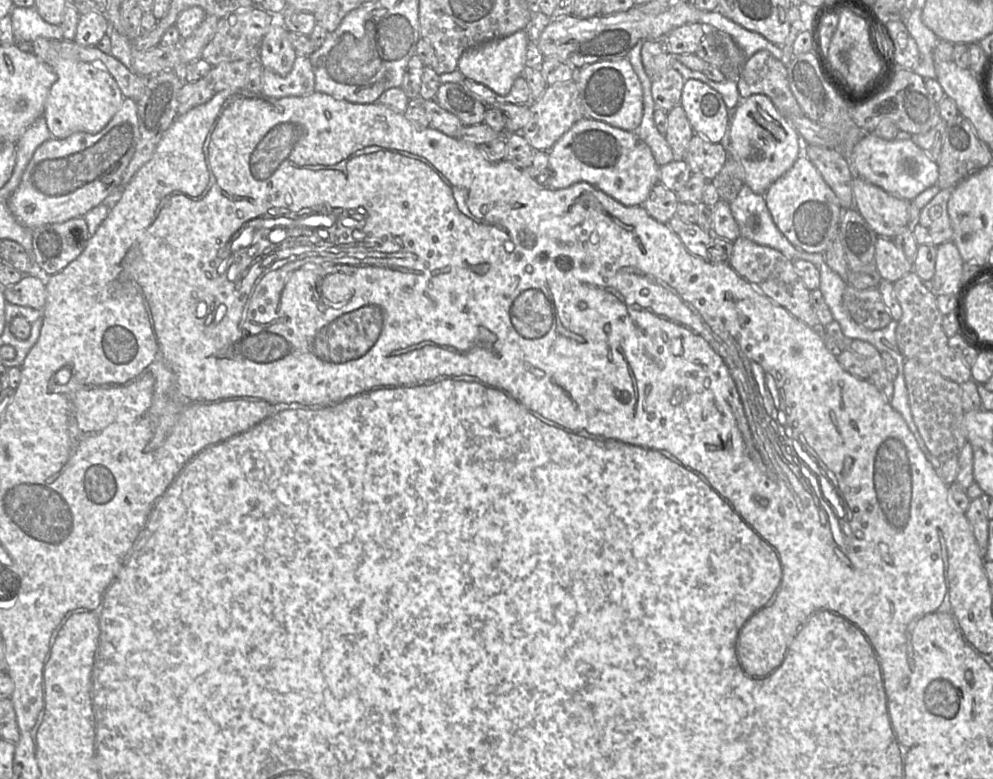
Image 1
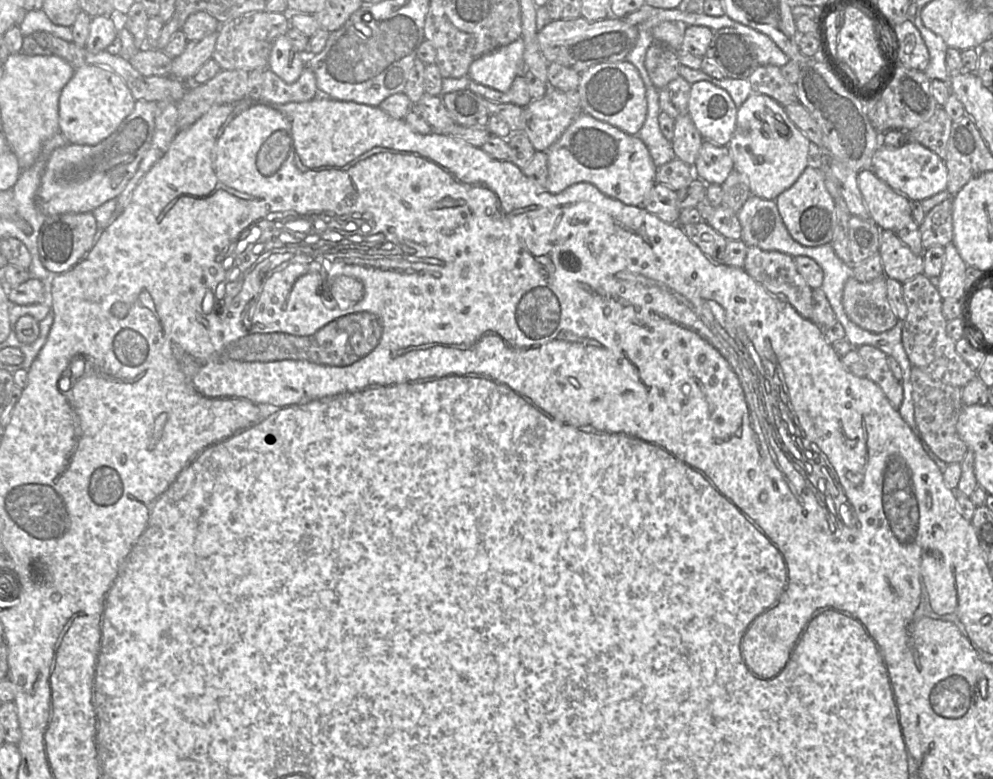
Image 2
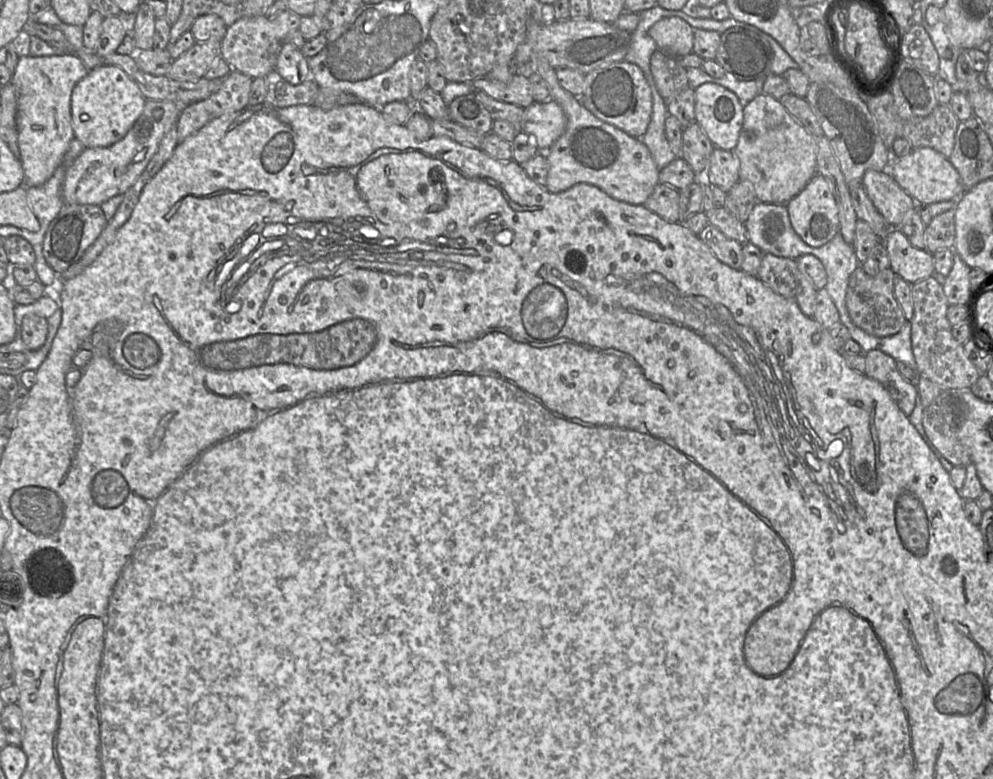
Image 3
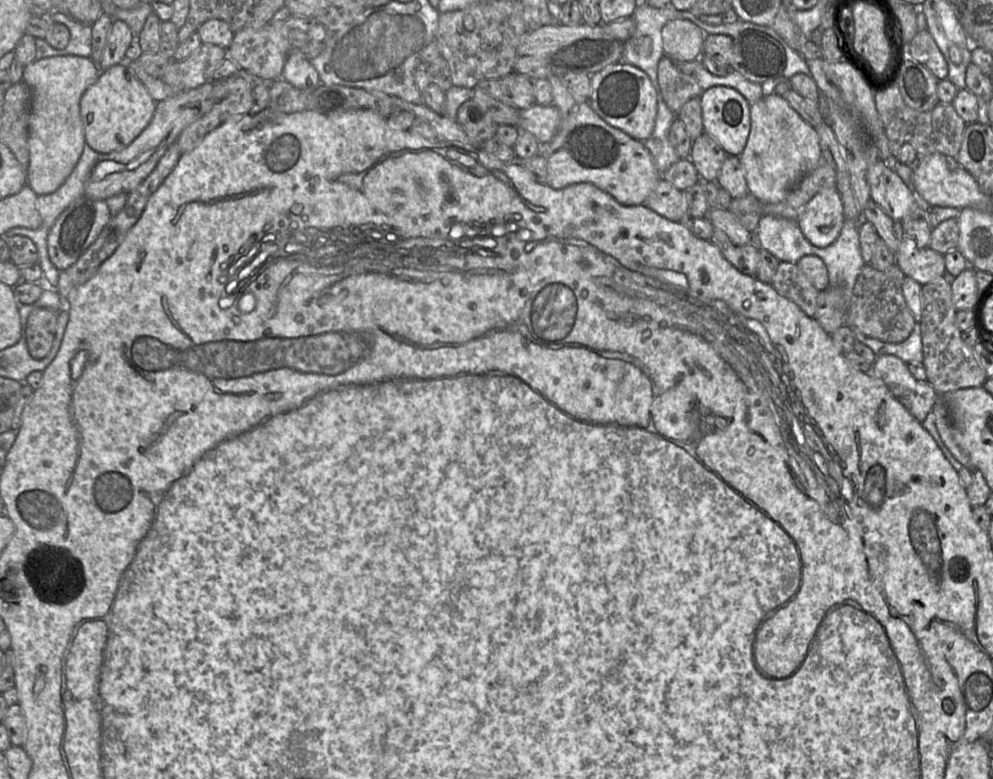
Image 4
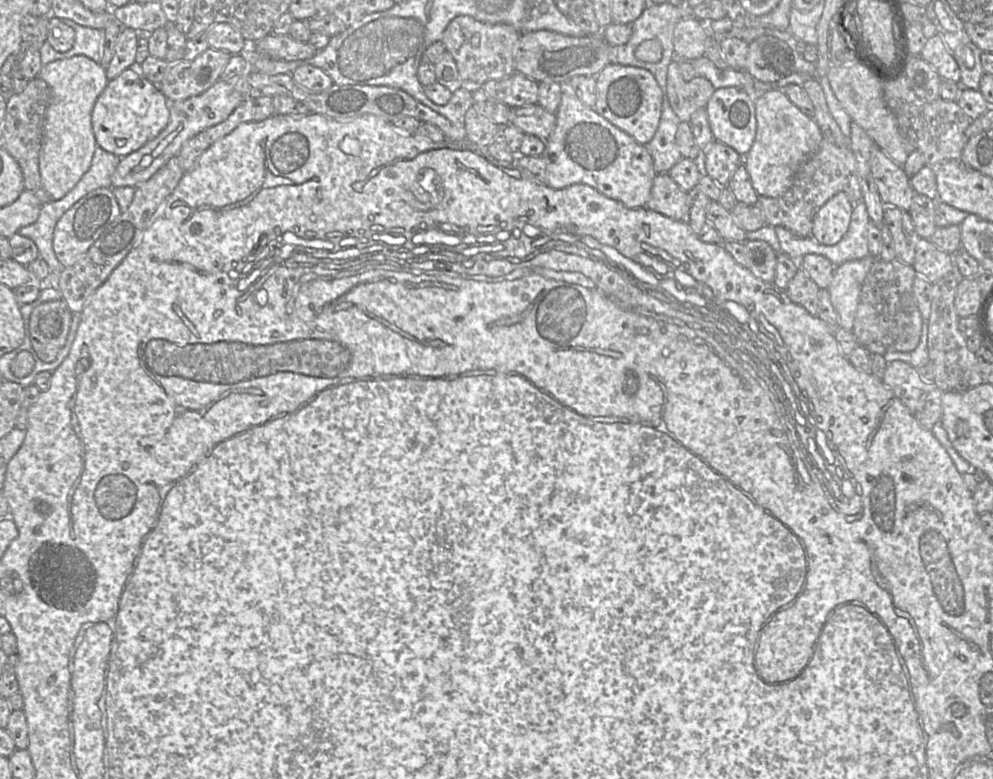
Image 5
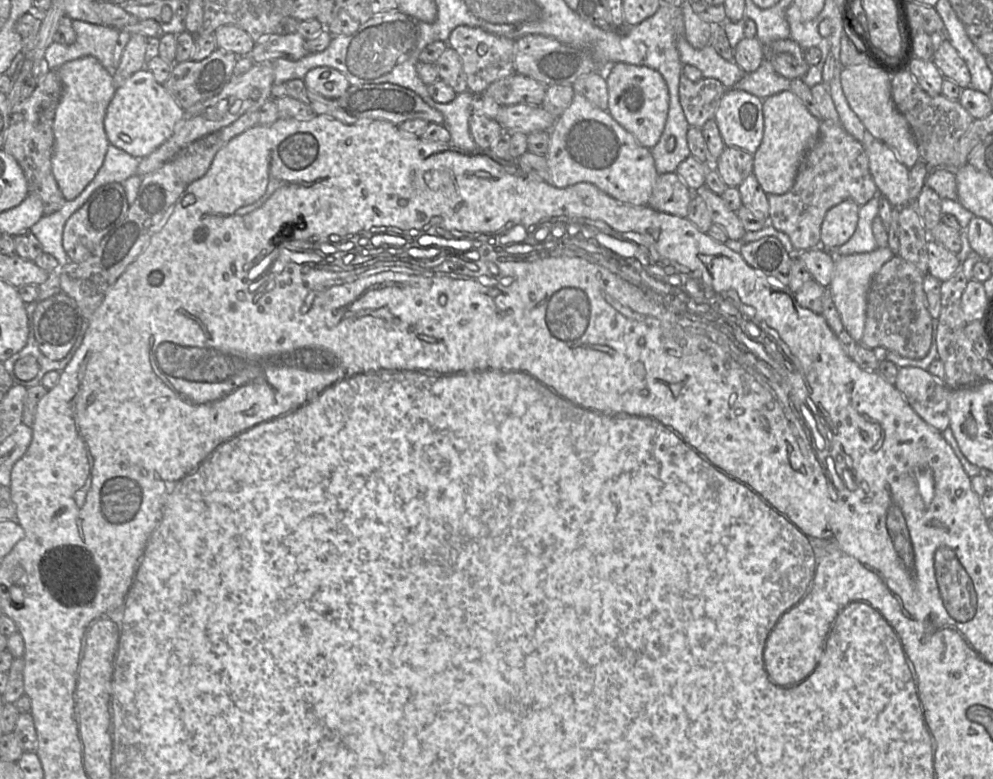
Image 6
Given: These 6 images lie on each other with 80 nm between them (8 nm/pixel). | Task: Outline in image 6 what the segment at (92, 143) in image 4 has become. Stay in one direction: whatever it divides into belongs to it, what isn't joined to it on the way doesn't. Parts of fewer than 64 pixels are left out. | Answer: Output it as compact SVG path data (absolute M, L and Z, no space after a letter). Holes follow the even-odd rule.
M144 68L116 88L106 110L104 129L111 145L142 159L171 137L183 114L184 109L173 99L163 84L159 84L151 71Z

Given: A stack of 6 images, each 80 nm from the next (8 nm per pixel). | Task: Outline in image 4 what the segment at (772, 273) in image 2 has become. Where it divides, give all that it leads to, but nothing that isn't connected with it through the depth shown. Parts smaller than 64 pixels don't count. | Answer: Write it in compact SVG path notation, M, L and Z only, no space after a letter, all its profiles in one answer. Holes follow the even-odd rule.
M780 262L770 284L779 295L795 303L807 316L815 316L819 291L797 263Z

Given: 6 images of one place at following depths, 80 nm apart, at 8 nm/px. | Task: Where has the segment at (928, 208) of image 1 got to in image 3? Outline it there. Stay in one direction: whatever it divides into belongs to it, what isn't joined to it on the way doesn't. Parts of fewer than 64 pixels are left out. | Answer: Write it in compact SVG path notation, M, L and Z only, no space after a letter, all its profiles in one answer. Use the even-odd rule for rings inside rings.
M955 210L935 216L925 228L925 249L930 253L953 249L955 243Z

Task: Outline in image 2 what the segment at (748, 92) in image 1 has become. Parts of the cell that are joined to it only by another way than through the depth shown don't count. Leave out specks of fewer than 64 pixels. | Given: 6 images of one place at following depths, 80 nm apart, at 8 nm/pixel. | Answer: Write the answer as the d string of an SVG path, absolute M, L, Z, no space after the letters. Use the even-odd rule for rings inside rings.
M761 66L751 74L748 80L753 93L767 95L782 106L798 102L795 85L783 77L780 67Z

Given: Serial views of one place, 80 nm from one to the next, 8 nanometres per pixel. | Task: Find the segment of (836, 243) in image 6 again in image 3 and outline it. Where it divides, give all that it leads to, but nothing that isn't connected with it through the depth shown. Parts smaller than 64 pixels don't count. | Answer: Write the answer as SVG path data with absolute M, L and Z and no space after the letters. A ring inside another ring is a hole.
M816 174L805 188L786 204L791 225L799 237L811 247L820 247L839 232L838 208L827 180Z

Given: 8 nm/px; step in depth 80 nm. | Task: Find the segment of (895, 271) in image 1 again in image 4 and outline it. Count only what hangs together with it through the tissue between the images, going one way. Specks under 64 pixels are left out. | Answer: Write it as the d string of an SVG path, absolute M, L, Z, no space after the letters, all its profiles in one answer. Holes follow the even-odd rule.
M905 236L895 253L895 264L922 286L946 274L944 255L930 247L919 248L915 240Z

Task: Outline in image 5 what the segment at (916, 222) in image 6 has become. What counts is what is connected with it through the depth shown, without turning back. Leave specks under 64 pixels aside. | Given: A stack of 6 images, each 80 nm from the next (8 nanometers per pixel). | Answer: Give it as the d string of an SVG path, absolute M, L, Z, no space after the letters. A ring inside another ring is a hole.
M886 207L883 220L891 234L896 259L912 265L915 248L921 238L914 229L909 211L897 207Z

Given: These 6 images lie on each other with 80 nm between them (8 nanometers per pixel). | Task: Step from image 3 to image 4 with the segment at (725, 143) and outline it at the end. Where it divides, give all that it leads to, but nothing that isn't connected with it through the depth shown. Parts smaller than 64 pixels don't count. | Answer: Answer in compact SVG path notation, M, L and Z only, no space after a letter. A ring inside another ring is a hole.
M713 86L704 90L700 97L704 132L716 140L728 155L740 156L751 128L751 104L737 90L726 86Z

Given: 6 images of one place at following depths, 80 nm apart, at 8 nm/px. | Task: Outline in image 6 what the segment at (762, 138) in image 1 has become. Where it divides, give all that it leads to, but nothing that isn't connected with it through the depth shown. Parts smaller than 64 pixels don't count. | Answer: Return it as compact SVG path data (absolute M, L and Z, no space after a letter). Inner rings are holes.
M782 91L763 100L764 134L755 152L753 174L767 194L782 195L793 186L799 166L820 132L820 119L813 116L791 91Z

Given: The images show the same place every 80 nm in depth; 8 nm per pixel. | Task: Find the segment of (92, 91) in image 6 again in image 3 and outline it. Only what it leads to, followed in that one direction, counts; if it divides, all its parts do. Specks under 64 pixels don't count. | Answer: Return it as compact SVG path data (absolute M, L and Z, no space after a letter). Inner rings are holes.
M75 54L19 57L10 83L17 89L16 124L24 185L41 186L63 164L64 156L75 139L71 118L71 95L75 85L90 70Z

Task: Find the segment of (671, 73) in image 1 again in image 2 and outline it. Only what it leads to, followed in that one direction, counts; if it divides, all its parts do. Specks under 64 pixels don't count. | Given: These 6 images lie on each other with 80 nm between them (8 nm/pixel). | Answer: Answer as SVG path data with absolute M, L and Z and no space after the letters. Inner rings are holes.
M678 76L659 90L659 105L661 111L676 119L688 114L688 103L691 84L682 76Z

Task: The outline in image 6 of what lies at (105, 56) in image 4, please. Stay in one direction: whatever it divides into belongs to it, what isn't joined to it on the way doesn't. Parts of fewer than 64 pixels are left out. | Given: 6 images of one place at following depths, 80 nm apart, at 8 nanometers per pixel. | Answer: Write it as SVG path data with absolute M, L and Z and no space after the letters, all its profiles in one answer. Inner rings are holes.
M131 34L113 75L116 88L123 85L131 75L145 68L147 44L146 36L142 34Z

